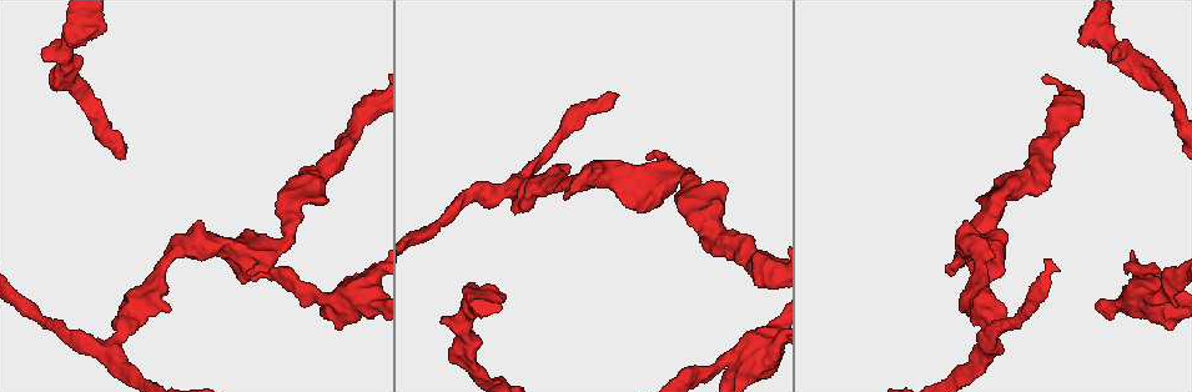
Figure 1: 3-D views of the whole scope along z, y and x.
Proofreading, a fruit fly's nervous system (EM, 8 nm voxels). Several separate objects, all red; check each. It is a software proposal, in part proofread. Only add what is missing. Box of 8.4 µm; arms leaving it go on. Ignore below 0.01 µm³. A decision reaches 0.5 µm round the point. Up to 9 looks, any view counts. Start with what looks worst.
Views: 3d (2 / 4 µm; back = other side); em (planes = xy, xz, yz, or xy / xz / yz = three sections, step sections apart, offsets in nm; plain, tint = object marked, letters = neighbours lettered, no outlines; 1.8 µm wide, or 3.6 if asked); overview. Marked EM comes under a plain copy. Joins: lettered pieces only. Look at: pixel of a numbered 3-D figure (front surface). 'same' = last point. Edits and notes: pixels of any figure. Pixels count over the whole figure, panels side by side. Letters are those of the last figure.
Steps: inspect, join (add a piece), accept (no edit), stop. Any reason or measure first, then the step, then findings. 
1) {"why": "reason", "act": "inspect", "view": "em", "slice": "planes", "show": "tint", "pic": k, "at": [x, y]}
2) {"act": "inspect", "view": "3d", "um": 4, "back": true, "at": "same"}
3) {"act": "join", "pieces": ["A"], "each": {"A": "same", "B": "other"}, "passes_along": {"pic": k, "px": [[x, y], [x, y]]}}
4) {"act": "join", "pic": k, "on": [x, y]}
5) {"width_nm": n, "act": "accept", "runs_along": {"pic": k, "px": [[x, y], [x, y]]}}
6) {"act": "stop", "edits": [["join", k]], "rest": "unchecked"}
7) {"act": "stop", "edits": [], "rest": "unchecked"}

{"why": "an open end", "act": "inspect", "view": "em", "slice": "planes", "show": "letters", "pic": 1, "at": [439, 322]}

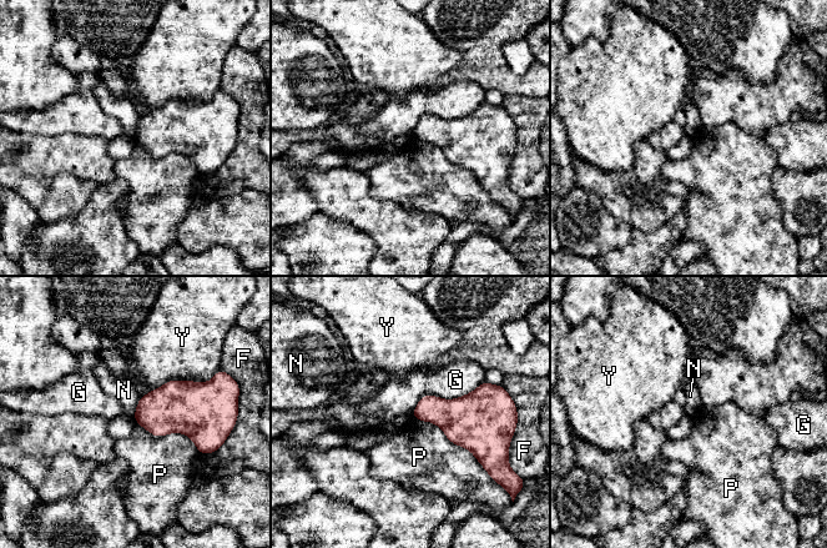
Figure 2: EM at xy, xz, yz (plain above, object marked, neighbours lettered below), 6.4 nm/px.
{"longest_contact_nm": ["P", 550], "act": "accept", "each": {"F": "other", "G": "other", "N": "other", "P": "other", "Y": "other"}, "border": {"pic": 2, "px": [[140, 397], [132, 415]]}, "found": "no lettered piece goes on from it"}

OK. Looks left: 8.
{"why": "thin neck", "act": "inspect", "view": "3d", "um": 4, "pic": 1, "at": [1153, 297]}

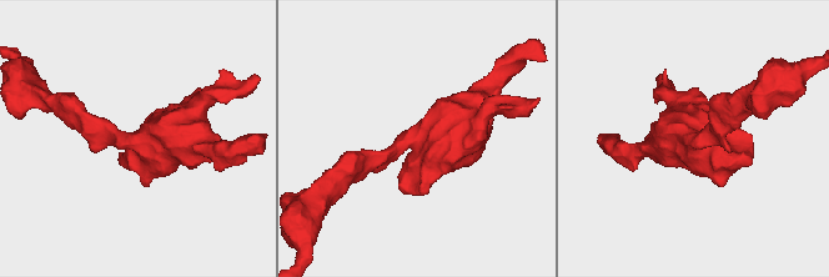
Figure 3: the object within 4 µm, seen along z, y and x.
{"act": "inspect", "view": "em", "um": 3.6, "slice": "planes", "show": "letters", "pic": 3, "at": [420, 137]}

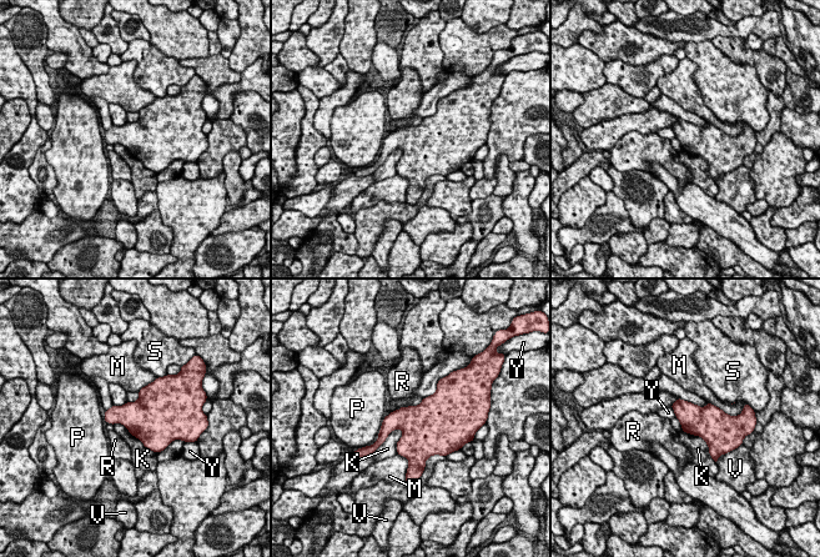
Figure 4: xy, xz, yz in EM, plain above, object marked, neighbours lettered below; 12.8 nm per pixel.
{"act": "accept", "each": {"K": "other", "M": "other", "P": "other", "R": "other", "S": "other", "V": "other", "Y": "other"}, "border": {"pic": 4, "px": [[403, 431], [393, 430], [378, 447]]}, "found": "no lettered piece goes on from it"}

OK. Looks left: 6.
{"why": "an open end", "act": "inspect", "view": "em", "slice": "planes", "show": "letters", "pic": 1, "at": [248, 269]}

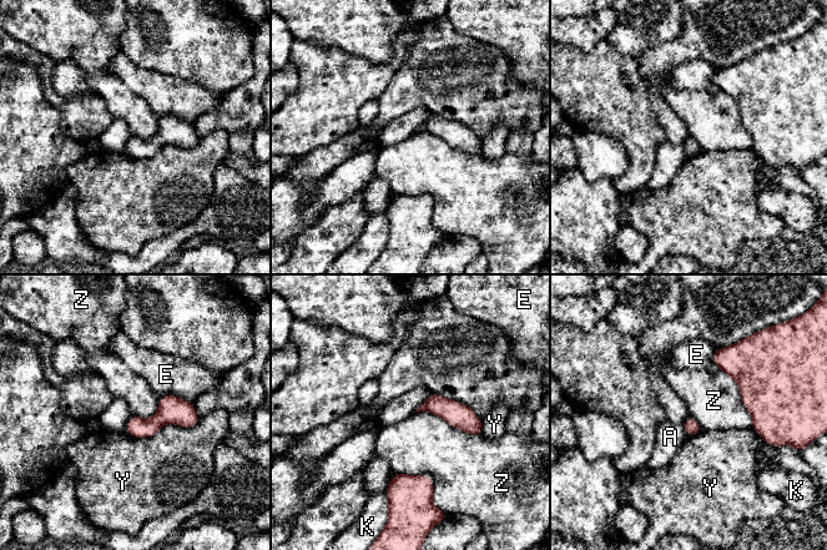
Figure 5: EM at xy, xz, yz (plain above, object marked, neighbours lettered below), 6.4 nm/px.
{"act": "accept", "each": {"A": "other", "E": "other", "K": "other", "Y": "other", "Z": "other"}, "border": {"pic": 5, "px": [[414, 412], [482, 435]]}, "found": "none of them fits"}

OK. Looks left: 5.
{"why": "branch stops here", "act": "inspect", "view": "em", "slice": "yz", "step": 16, "show": "letters", "pic": 1, "at": [976, 201]}

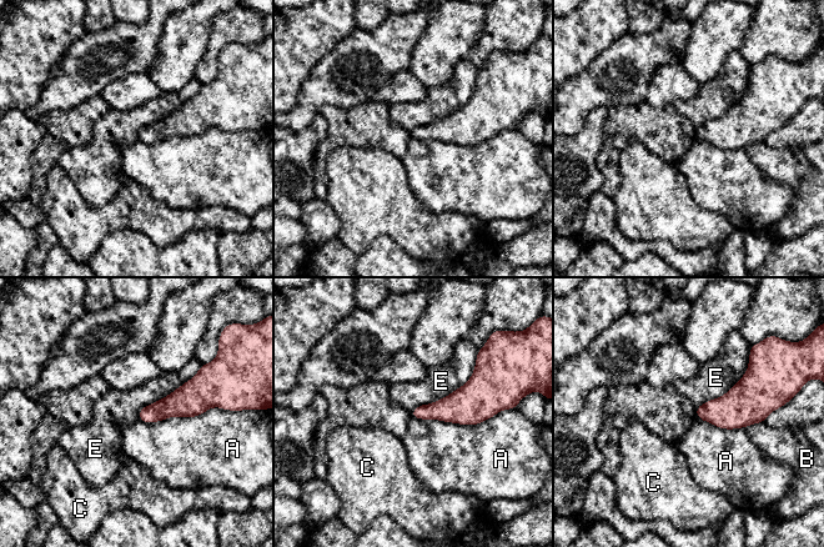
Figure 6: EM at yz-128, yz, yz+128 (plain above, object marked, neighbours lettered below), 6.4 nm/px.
{"why": "cut it another way", "act": "inspect", "view": "em", "slice": "planes", "show": "letters", "at": "same"}

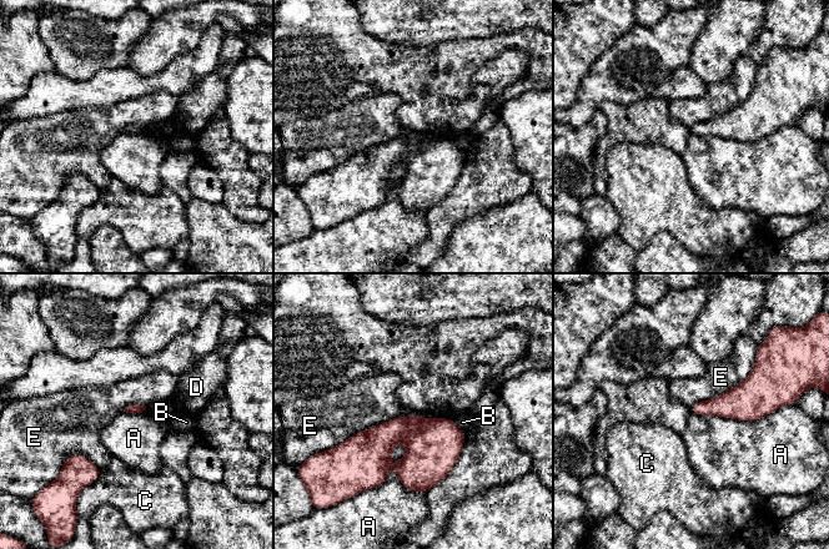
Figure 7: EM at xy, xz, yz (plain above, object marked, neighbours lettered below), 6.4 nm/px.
{"act": "accept", "each": {"A": "other", "B": "other", "C": "other", "D": "other", "E": "other"}, "border": {"pic": 7, "px": [[398, 441], [392, 468], [425, 494]]}, "found": "no lettered piece goes on from it"}

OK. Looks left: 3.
{"act": "stop", "edits": [], "rest": "unchecked"}

